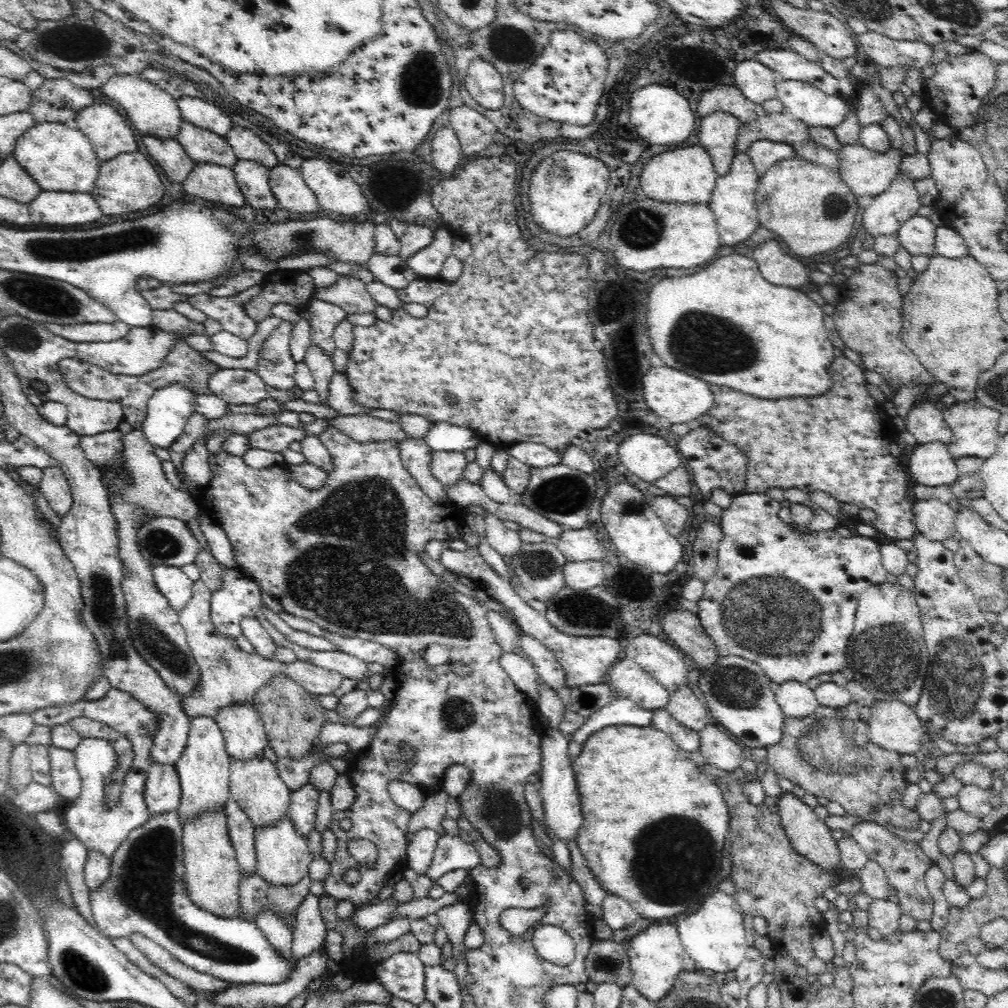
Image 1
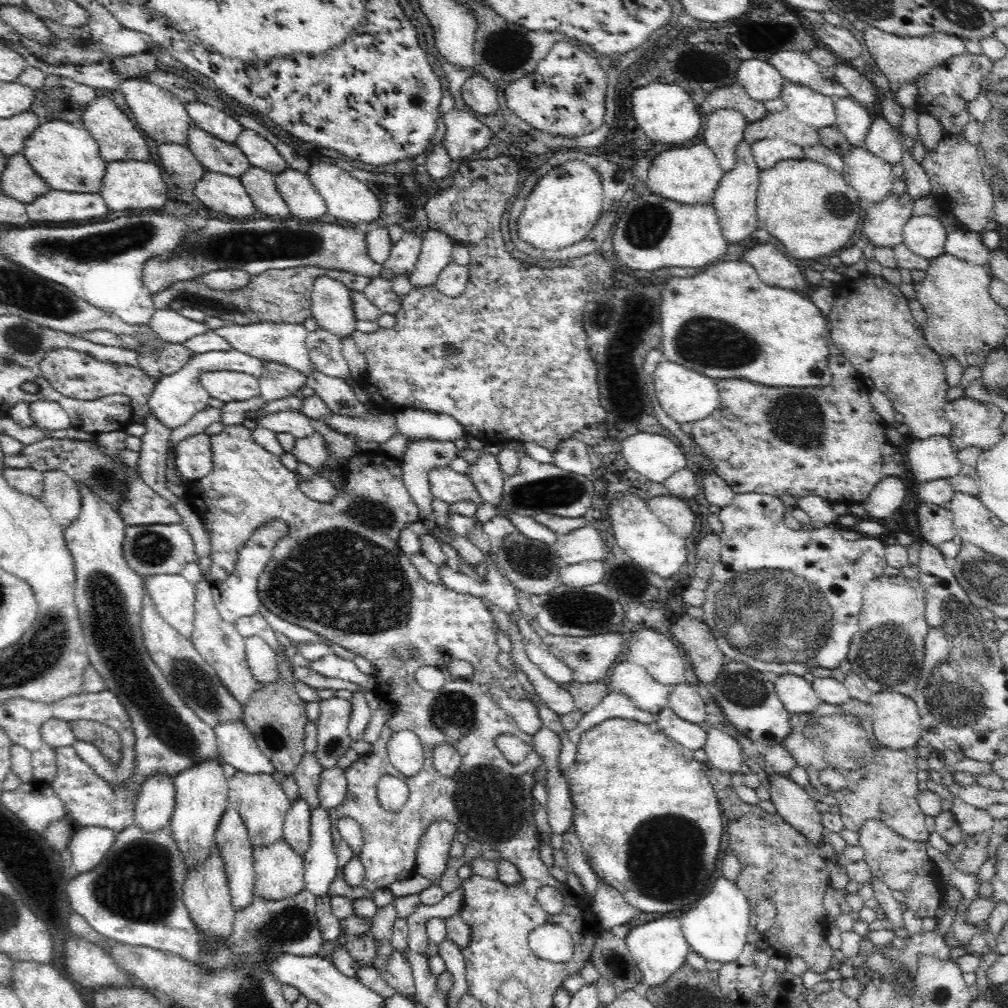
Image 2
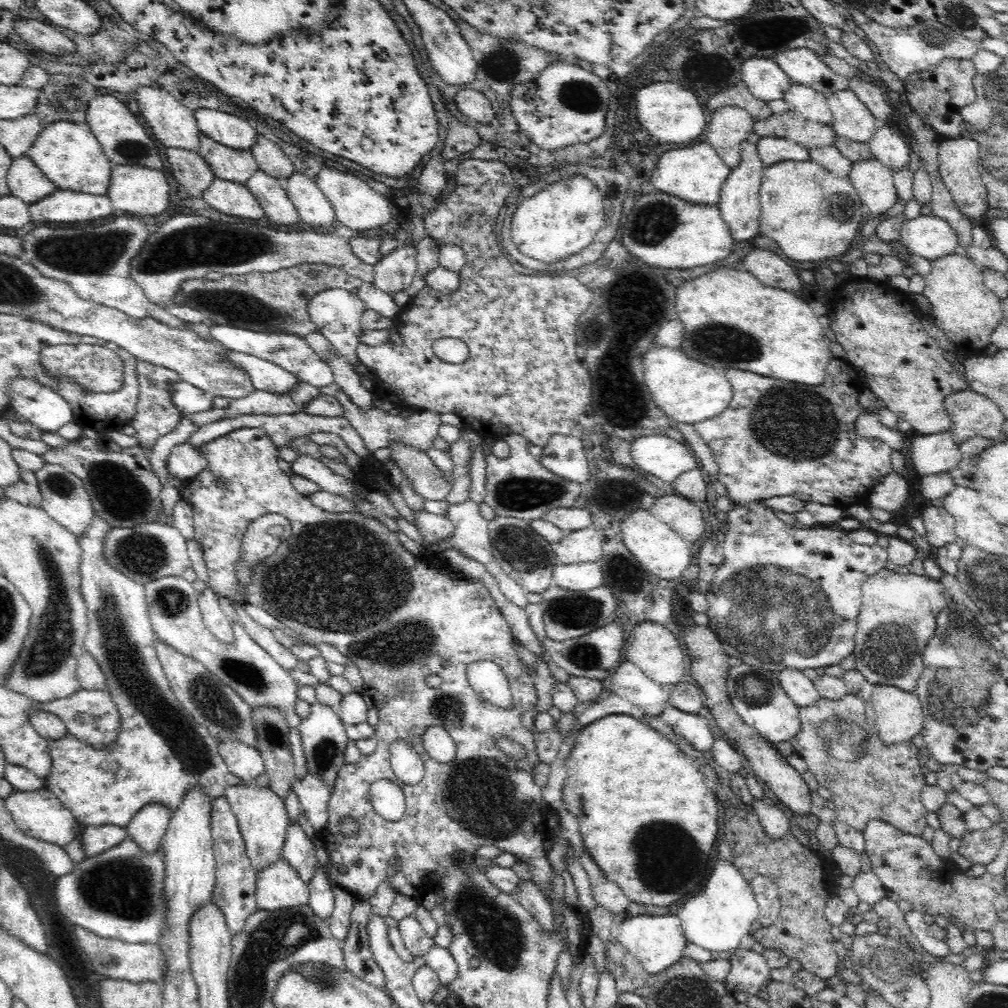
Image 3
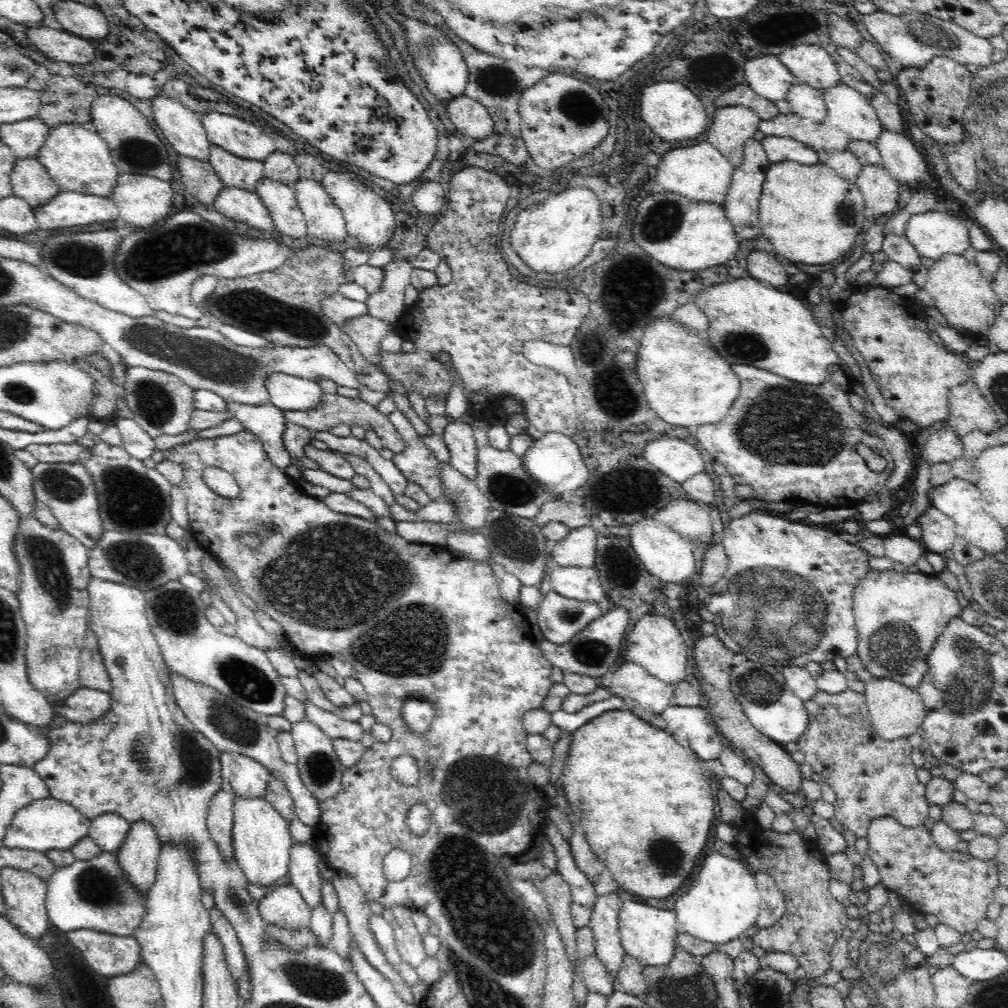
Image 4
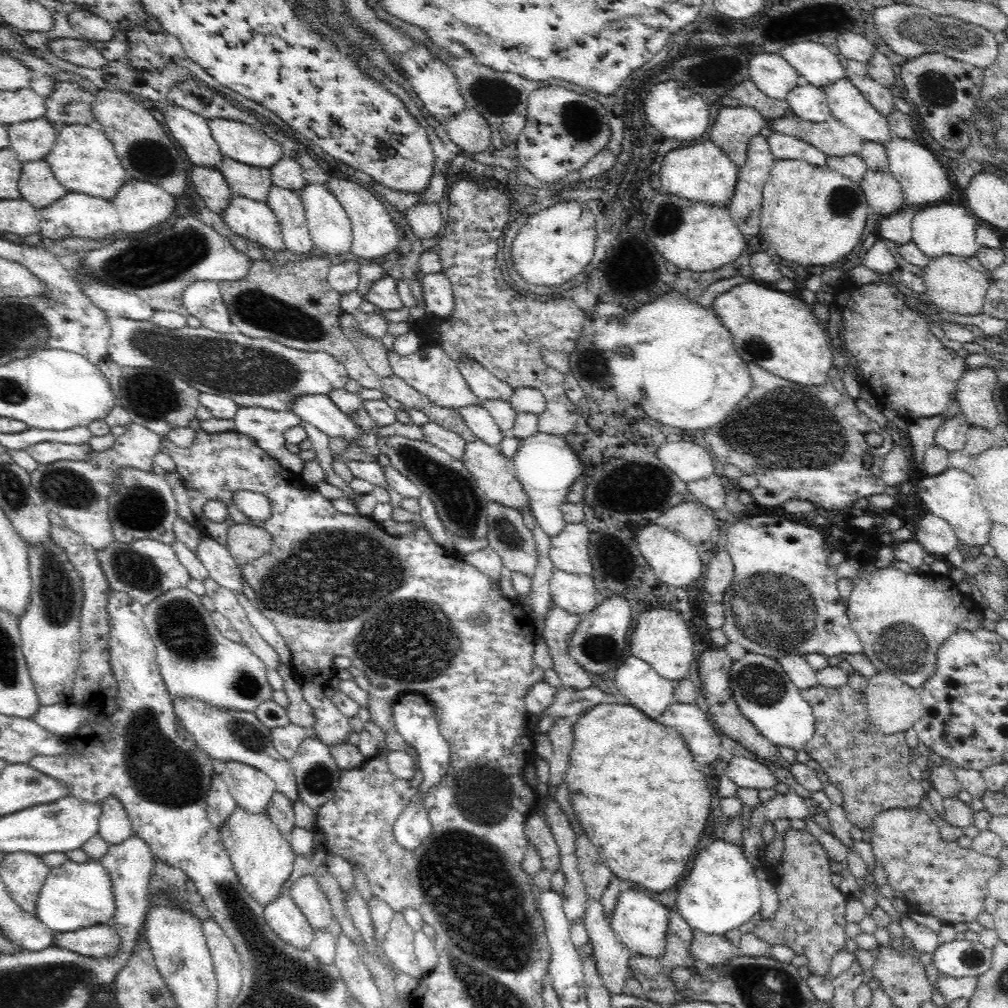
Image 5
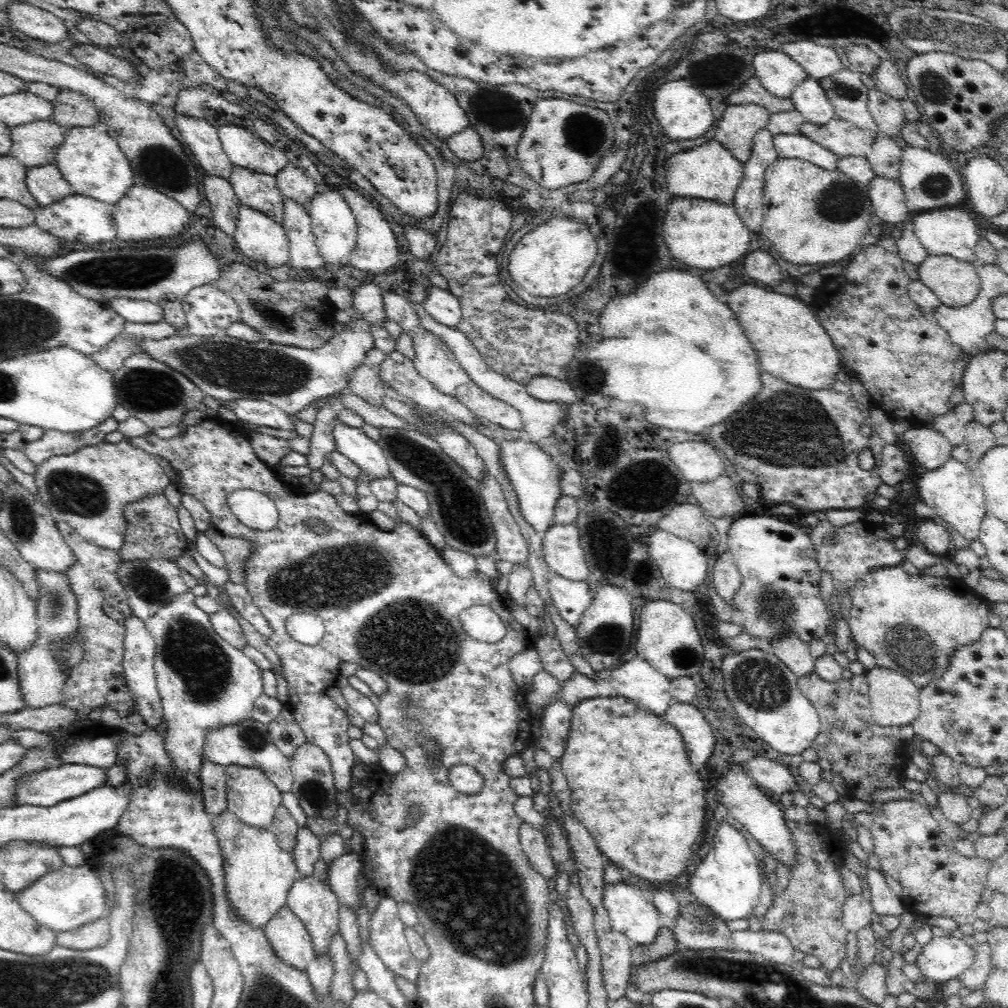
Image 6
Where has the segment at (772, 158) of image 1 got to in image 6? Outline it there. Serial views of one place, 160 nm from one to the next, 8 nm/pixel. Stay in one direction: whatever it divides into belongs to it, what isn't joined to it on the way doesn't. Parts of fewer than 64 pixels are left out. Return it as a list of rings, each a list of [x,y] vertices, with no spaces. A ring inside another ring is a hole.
[[[801,132],[798,134],[777,134],[773,138],[773,143],[779,157],[802,159],[824,170],[838,169],[839,157]]]

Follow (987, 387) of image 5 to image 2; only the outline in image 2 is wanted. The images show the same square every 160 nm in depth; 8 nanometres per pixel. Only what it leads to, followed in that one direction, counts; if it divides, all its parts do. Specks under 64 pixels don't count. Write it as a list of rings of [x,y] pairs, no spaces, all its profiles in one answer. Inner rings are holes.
[[[964,396],[950,400],[943,411],[952,425],[952,432],[948,437],[956,452],[966,446],[988,450],[1003,437],[1001,424],[1005,413],[989,402]]]

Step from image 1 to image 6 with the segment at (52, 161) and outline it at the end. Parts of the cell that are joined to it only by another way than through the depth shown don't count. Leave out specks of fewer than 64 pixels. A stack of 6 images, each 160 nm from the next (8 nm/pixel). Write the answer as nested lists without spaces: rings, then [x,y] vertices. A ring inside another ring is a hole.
[[[106,124],[75,126],[64,132],[65,139],[55,154],[54,164],[72,188],[73,195],[94,198],[115,206],[132,188],[133,170],[128,157],[115,138],[108,134]]]

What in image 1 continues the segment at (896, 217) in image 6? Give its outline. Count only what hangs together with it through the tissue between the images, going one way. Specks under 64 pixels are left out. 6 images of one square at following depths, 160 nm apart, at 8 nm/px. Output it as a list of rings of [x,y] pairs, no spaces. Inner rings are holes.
[[[859,142],[843,145],[837,152],[841,179],[855,196],[879,196],[898,174],[902,155],[894,149],[883,153],[868,150]]]

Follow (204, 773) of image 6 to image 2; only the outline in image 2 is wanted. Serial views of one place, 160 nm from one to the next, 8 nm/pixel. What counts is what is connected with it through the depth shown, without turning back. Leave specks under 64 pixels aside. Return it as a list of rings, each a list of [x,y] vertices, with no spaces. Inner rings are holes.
[[[227,807],[222,814],[220,822],[214,834],[215,845],[220,851],[220,859],[224,863],[224,873],[226,873],[226,883],[228,883],[228,893],[230,893],[230,903],[234,914],[244,910],[244,907],[252,904],[255,897],[255,872],[254,872],[254,859],[253,848],[248,840],[246,827],[242,823],[241,817],[238,812],[232,808]]]

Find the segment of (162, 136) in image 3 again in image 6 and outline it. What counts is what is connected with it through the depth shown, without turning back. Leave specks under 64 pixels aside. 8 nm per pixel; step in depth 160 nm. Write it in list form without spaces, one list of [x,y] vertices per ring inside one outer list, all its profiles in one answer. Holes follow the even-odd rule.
[[[178,114],[175,124],[190,148],[190,154],[198,160],[199,168],[229,182],[233,164],[223,149],[218,129],[207,120]]]

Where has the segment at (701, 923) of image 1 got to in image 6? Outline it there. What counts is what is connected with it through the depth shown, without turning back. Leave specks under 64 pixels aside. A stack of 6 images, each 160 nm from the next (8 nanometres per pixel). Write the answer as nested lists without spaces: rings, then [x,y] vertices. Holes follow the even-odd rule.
[[[723,819],[717,823],[719,824],[710,844],[711,849],[695,869],[694,876],[690,880],[690,890],[700,902],[725,922],[747,918],[758,904],[758,894],[762,888],[761,866],[750,849],[748,839],[740,830]]]

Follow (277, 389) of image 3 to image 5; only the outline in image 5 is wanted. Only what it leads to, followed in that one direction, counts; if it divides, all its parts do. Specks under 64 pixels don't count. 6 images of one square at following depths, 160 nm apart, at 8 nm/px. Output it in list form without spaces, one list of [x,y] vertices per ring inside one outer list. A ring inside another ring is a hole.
[[[306,395],[293,400],[291,410],[302,421],[312,424],[316,429],[328,435],[346,441],[346,448],[359,445],[367,432],[360,428],[350,416],[344,414],[331,401],[329,395]]]

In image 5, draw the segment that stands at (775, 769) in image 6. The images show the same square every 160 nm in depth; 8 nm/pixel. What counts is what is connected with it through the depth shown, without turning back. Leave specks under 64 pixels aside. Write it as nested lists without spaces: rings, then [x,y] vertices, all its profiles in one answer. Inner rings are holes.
[[[727,755],[726,774],[738,788],[774,788],[780,779],[764,764],[740,756]]]

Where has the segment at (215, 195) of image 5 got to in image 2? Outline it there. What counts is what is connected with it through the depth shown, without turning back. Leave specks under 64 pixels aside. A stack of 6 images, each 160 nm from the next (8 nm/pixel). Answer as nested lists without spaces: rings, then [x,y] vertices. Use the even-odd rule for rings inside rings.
[[[159,143],[157,147],[162,168],[171,176],[172,182],[194,192],[196,183],[207,172],[194,153],[184,145]]]

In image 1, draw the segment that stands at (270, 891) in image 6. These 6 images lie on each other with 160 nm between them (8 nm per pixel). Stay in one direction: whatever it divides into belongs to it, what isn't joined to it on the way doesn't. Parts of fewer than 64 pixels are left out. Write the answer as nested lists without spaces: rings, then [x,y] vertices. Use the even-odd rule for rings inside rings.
[[[264,755],[249,761],[231,759],[229,793],[254,828],[273,825],[288,816],[291,792],[279,777],[278,769]]]

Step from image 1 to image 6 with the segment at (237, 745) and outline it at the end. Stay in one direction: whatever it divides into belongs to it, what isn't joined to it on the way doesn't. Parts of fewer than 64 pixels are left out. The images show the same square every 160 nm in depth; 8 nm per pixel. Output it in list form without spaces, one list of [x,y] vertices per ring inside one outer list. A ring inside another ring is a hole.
[[[236,765],[227,766],[225,769],[227,811],[232,812],[244,824],[269,830],[276,810],[281,806],[281,792],[278,787],[258,769]]]

